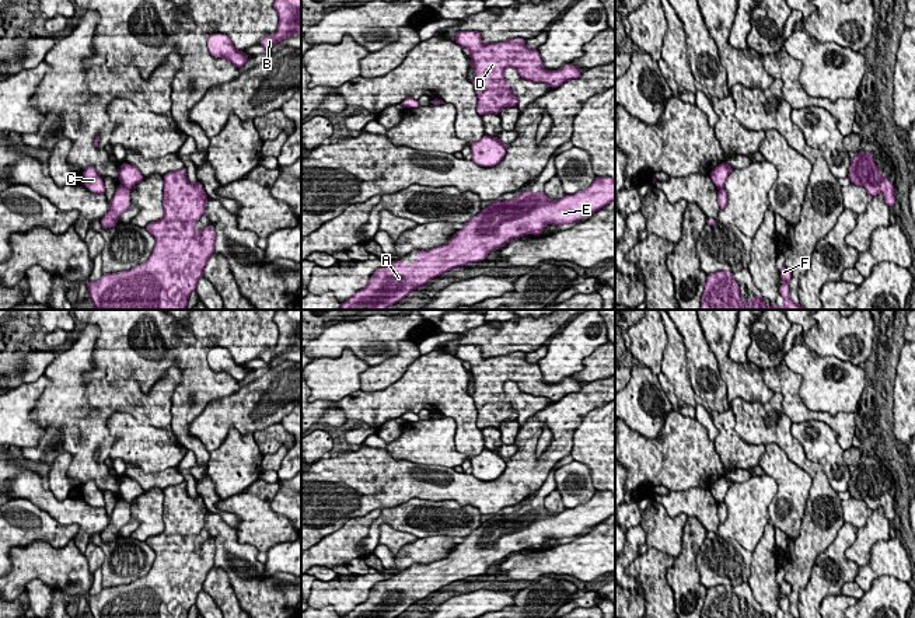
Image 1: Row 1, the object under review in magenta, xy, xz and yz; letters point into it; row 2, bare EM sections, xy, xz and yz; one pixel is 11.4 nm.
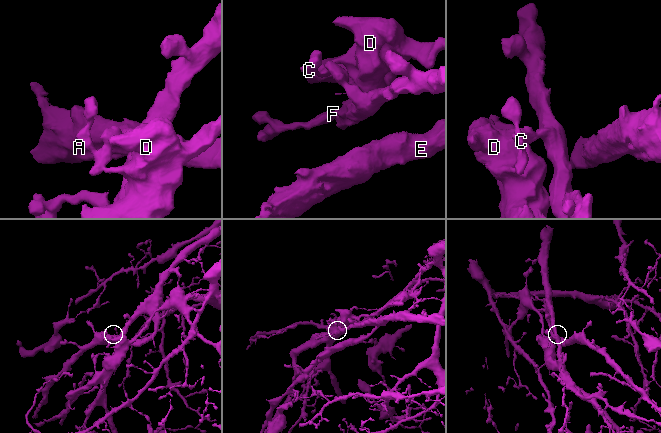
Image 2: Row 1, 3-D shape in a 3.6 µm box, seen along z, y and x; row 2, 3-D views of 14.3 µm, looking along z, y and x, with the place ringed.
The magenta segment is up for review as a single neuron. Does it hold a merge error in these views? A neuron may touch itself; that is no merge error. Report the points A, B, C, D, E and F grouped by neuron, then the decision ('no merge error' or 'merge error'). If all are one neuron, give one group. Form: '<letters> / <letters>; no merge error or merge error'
A B E F / C D; merge error

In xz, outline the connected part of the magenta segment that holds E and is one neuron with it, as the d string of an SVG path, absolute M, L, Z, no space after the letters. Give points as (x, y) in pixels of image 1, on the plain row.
M596 490L587 503L579 504L575 509L565 509L555 516L544 504L532 507L531 503L521 506L510 514L495 514L467 535L461 544L457 544L444 559L419 565L412 580L406 580L404 575L398 576L394 573L388 580L378 582L370 591L367 600L357 604L342 618L395 618L415 603L450 583L465 580L469 576L485 575L489 566L496 561L506 559L511 552L520 552L527 548L541 549L545 538L579 537L583 530L593 528L612 514L615 514L615 493L610 490Z

